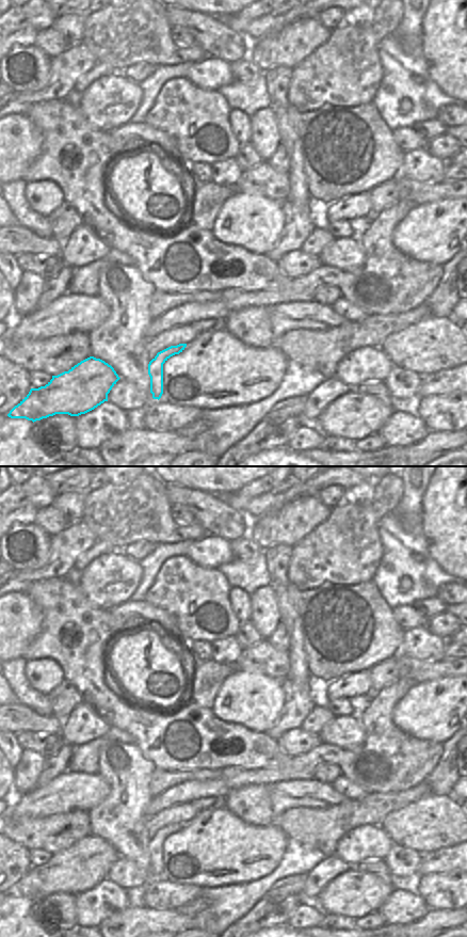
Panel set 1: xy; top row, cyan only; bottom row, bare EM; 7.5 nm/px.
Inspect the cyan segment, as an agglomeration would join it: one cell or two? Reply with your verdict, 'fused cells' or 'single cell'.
single cell

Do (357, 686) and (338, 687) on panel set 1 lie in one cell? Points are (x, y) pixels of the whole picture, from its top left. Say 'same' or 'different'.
same

